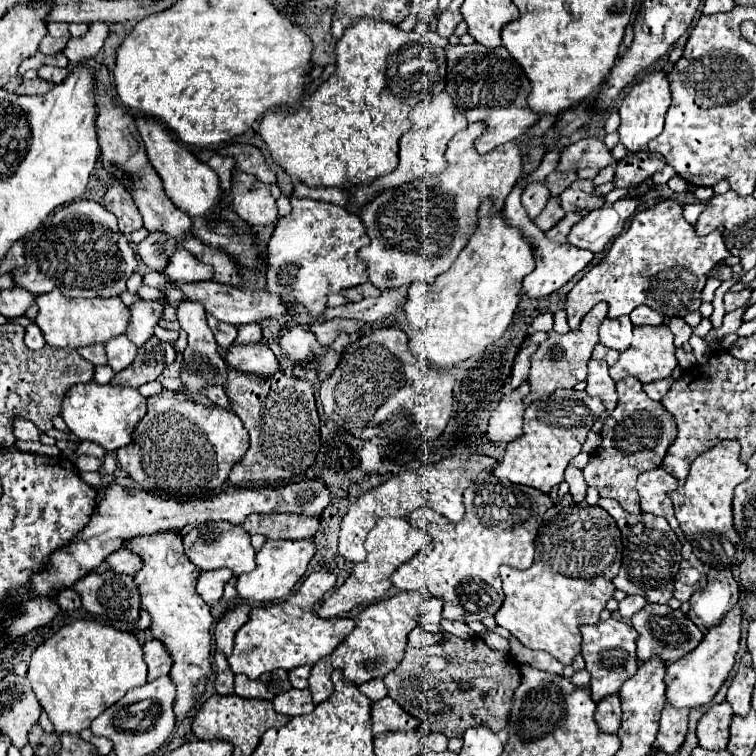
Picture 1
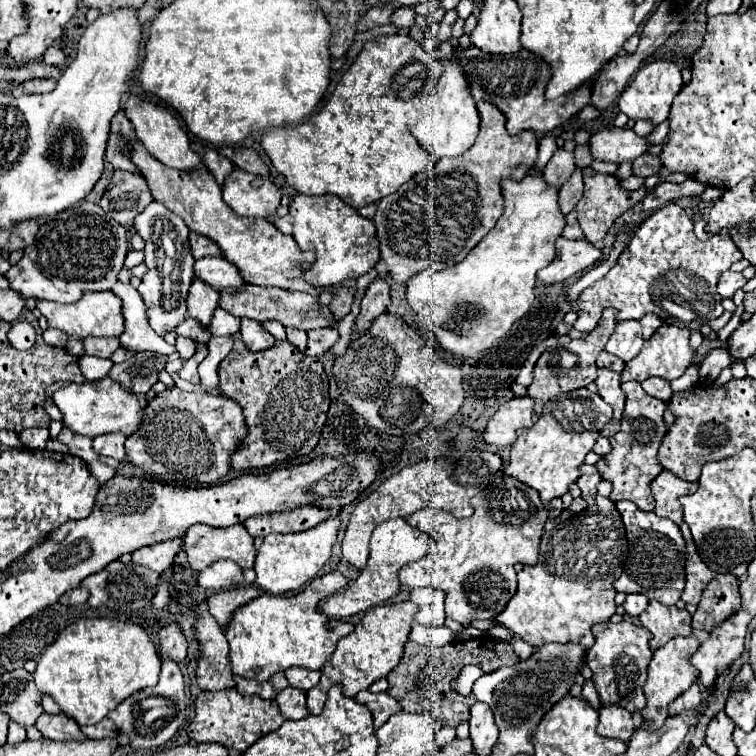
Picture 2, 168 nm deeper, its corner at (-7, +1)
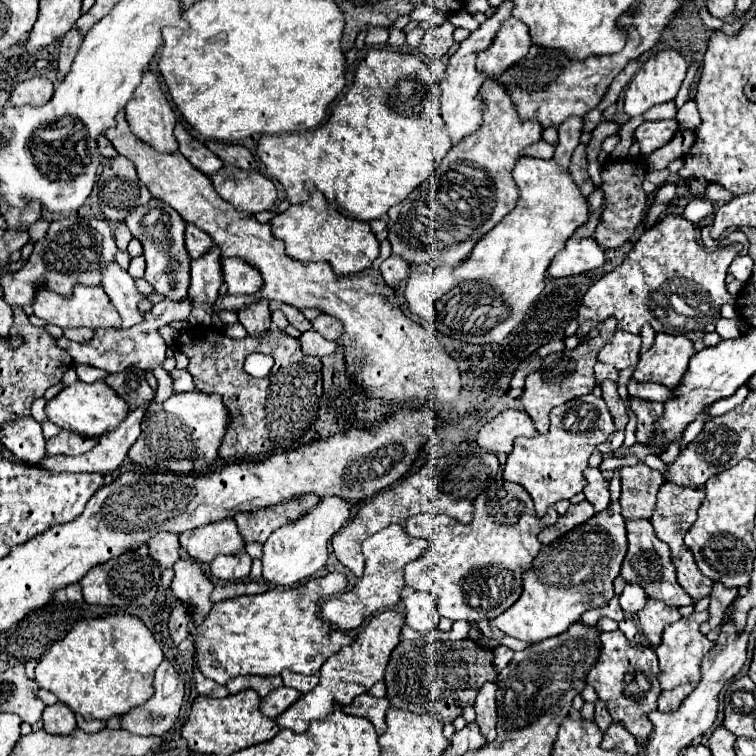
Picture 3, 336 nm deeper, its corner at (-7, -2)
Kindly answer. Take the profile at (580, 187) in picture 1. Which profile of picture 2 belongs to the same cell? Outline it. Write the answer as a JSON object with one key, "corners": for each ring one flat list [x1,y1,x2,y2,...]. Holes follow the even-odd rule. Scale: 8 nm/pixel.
{"corners":[[586,167,582,171,584,175,584,195,576,205,576,215,580,221,580,227,586,235,586,241,590,241,592,245,600,245,600,241,604,239,604,235,608,233,608,229,612,227,612,223,630,207,634,207,644,195,646,195,646,187,640,187,638,191,624,191,620,187,620,183,614,179,614,175,602,175,596,173,594,169]]}

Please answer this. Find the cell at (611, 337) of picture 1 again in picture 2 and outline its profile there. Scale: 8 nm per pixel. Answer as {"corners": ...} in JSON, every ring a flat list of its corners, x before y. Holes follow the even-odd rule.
{"corners":[[620,321,606,343,606,351,620,357,622,361,630,361,642,349,642,331,638,321]]}

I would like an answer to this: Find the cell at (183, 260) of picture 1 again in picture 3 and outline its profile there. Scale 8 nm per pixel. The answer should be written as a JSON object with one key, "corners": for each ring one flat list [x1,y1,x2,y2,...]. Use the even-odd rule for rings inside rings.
{"corners":[[222,258,222,272,230,294,258,294,264,284,260,272,240,258]]}

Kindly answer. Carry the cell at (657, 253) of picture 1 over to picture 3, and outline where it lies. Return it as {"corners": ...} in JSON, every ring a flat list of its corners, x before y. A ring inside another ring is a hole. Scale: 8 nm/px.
{"corners":[[668,214,664,220,660,220,654,228,646,230,640,240,634,244,622,266,614,268,610,274,602,276,584,296,584,302,578,312,578,338,586,338,592,328,596,328,606,318,614,316,622,330,630,334,638,334,644,324,650,324,654,332,670,332,670,334,702,334,702,332,714,332,716,322,720,320,720,306,726,302,734,302,734,296,726,290,726,274,728,266,736,256,736,248,728,246,720,252,710,252,698,246,698,240,694,238,694,226,682,216],[664,302,672,310,664,310]]}

